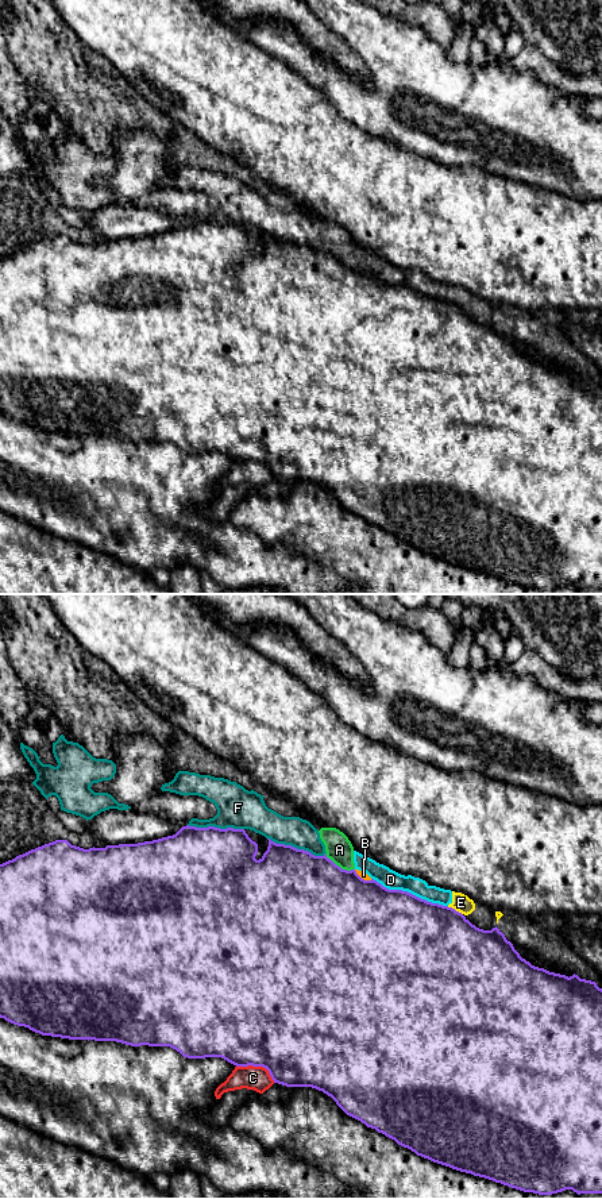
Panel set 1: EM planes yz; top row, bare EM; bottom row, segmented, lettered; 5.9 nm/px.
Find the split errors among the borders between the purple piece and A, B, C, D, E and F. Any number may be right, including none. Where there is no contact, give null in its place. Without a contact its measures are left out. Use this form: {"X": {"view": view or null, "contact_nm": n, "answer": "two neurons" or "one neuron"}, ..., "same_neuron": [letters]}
{"A": {"view": "yz", "contact_nm": 200, "answer": "two neurons"}, "B": {"view": "yz", "contact_nm": 130, "answer": "two neurons"}, "C": {"view": "yz", "contact_nm": 260, "answer": "two neurons"}, "D": {"view": "yz", "contact_nm": 480, "answer": "two neurons"}, "E": {"view": "yz", "contact_nm": 110, "answer": "two neurons"}, "F": {"view": "yz", "contact_nm": 360, "answer": "two neurons"}, "same_neuron": []}

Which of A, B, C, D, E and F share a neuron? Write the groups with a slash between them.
A B D E F / C

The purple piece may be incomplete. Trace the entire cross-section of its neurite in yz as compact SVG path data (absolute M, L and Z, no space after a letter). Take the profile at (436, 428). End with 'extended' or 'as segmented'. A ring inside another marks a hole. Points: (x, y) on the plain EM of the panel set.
M186 220L173 231L138 239L107 240L105 243L84 244L72 240L67 235L55 235L0 259L0 413L42 431L116 436L131 442L170 442L188 454L221 452L236 462L263 462L274 478L323 486L347 510L433 558L524 587L552 590L572 585L578 590L602 589L602 383L595 377L580 374L575 369L568 373L532 361L520 351L497 321L491 325L479 324L452 302L428 297L408 286L389 285L374 274L364 275L355 265L341 265L327 250L314 251L308 246L267 235L267 246L256 255L258 239L248 232L244 224Z; as segmented

